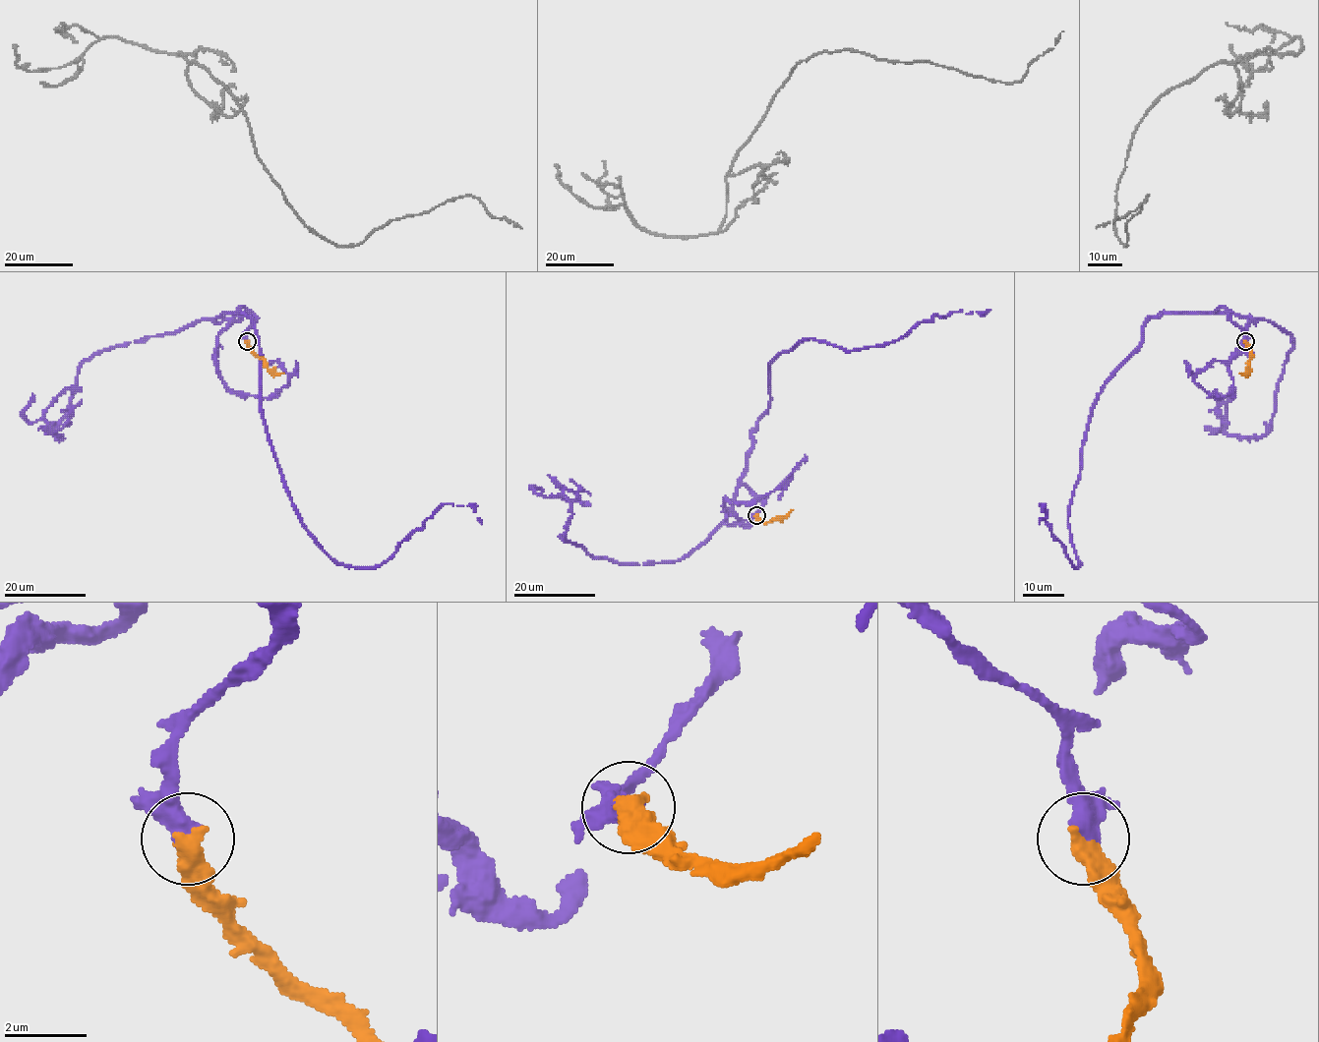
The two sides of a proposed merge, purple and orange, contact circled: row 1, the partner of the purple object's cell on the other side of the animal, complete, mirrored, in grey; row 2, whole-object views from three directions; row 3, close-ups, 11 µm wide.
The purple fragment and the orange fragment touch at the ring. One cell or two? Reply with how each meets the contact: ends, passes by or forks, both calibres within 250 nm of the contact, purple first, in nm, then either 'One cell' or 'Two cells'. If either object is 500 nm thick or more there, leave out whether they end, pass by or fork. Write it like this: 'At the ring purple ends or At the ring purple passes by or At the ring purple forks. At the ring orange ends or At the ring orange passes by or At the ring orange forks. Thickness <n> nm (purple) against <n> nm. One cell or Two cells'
Thickness 500 nm (purple) against 550 nm. One cell

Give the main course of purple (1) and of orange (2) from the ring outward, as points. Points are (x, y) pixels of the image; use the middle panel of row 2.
1: (756, 515), (764, 501), (741, 477), (781, 352), (812, 339), (885, 346), (935, 316), (991, 309)
2: (756, 515), (765, 521), (773, 520), (791, 509)

